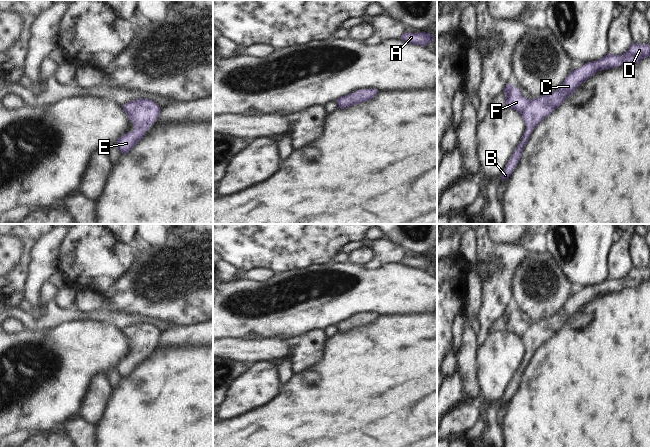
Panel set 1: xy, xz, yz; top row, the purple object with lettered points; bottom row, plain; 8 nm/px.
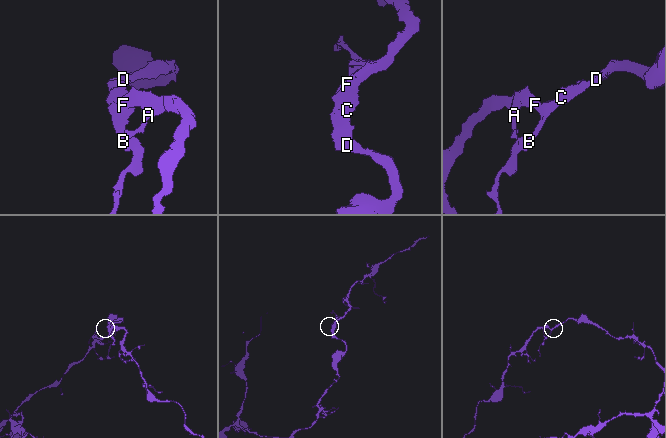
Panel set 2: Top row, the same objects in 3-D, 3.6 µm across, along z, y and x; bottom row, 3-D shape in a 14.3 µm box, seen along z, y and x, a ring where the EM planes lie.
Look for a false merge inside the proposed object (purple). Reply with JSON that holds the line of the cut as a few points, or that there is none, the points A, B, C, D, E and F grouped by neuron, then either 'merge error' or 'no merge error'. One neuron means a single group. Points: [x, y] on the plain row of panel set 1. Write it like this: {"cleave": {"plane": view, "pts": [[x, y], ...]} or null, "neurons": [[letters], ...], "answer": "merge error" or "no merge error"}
{"cleave": null, "neurons": [["A", "B", "C", "D", "E", "F"]], "answer": "no merge error"}

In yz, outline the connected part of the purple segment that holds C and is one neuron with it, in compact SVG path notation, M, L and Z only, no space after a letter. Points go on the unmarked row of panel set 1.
M632 267L628 275L624 278L607 278L597 285L585 287L582 291L571 295L566 301L561 311L547 319L528 324L520 313L507 307L503 316L505 317L505 331L516 334L526 347L526 356L522 360L522 366L518 368L514 378L503 397L500 399L503 404L508 404L518 389L522 379L522 374L526 370L533 354L540 346L555 333L557 333L567 321L587 303L594 300L596 296L610 292L617 292L623 288L639 287L642 283L650 280L650 268Z

